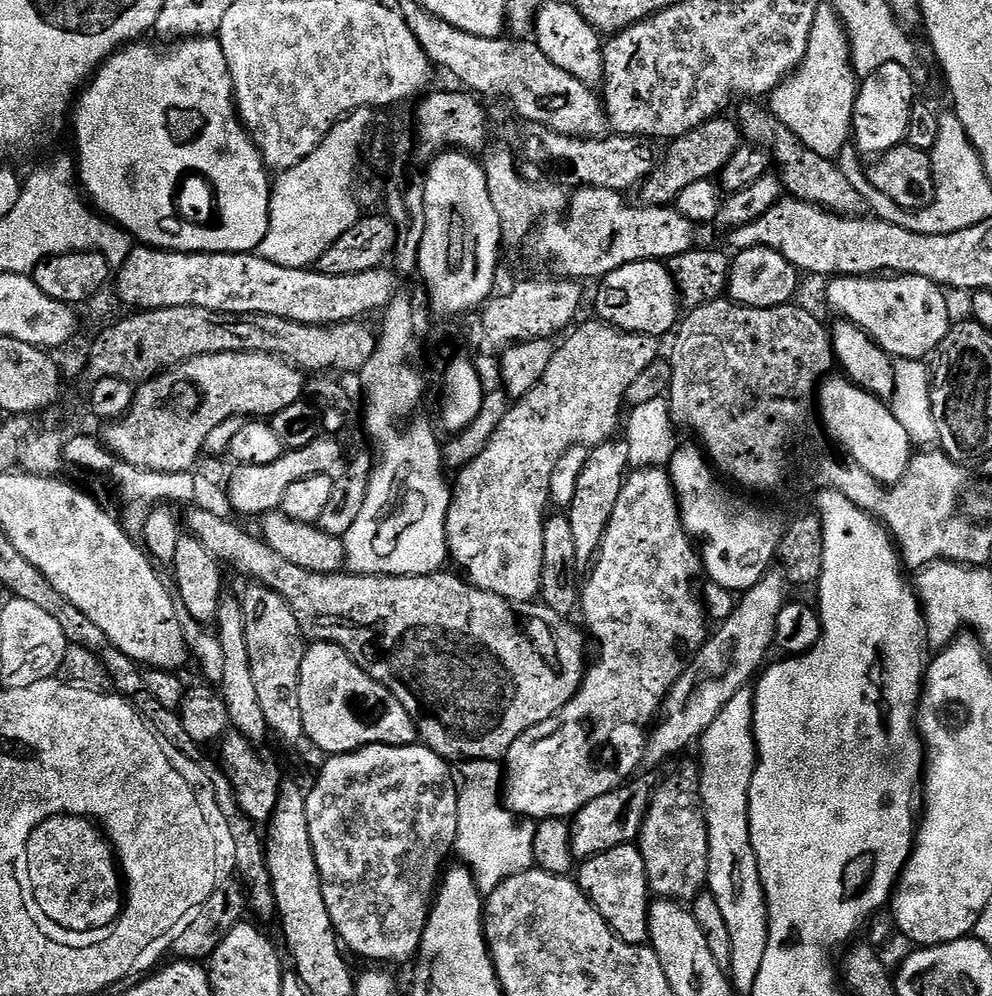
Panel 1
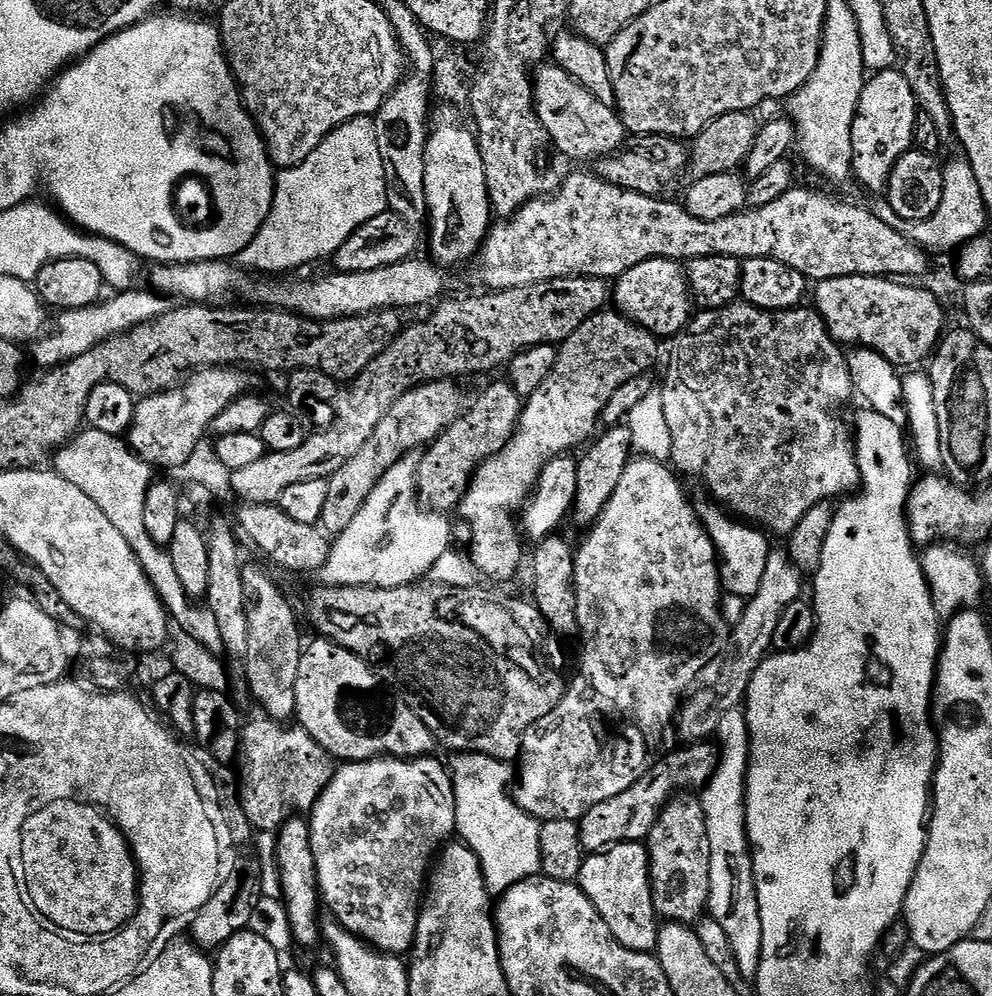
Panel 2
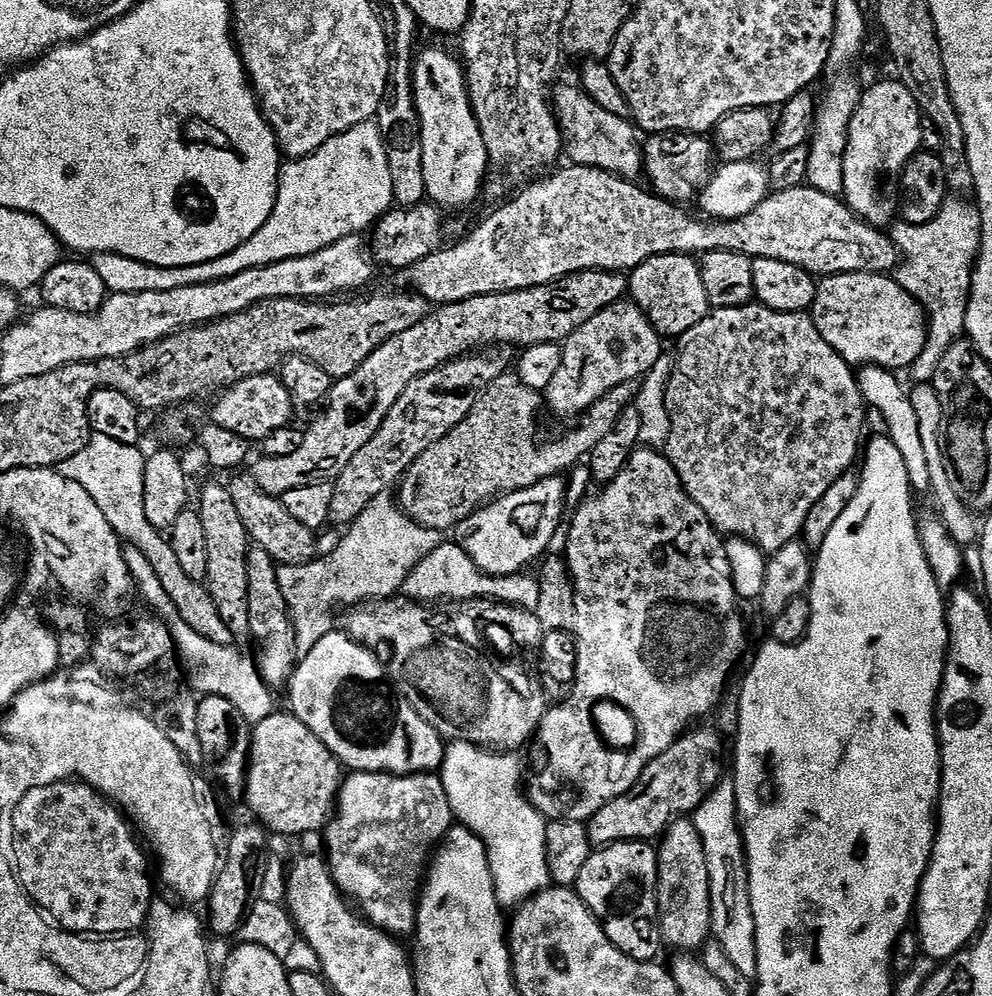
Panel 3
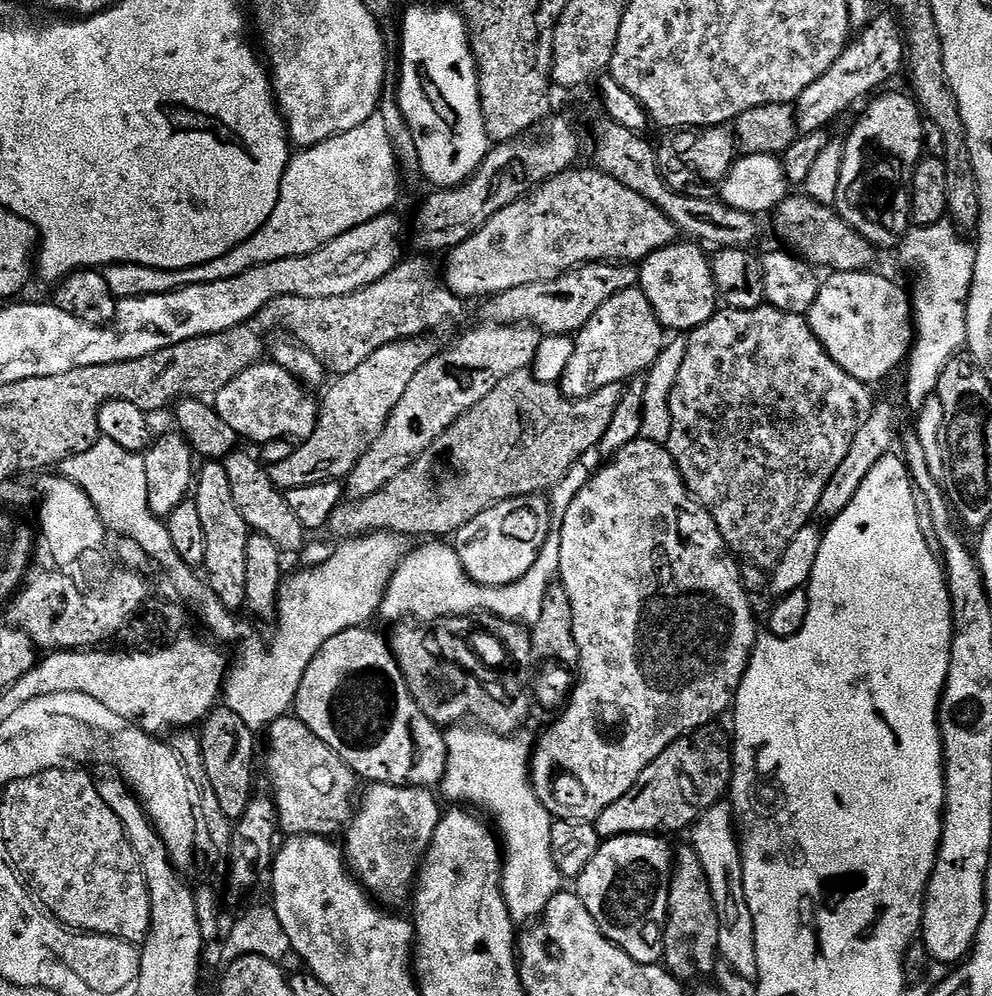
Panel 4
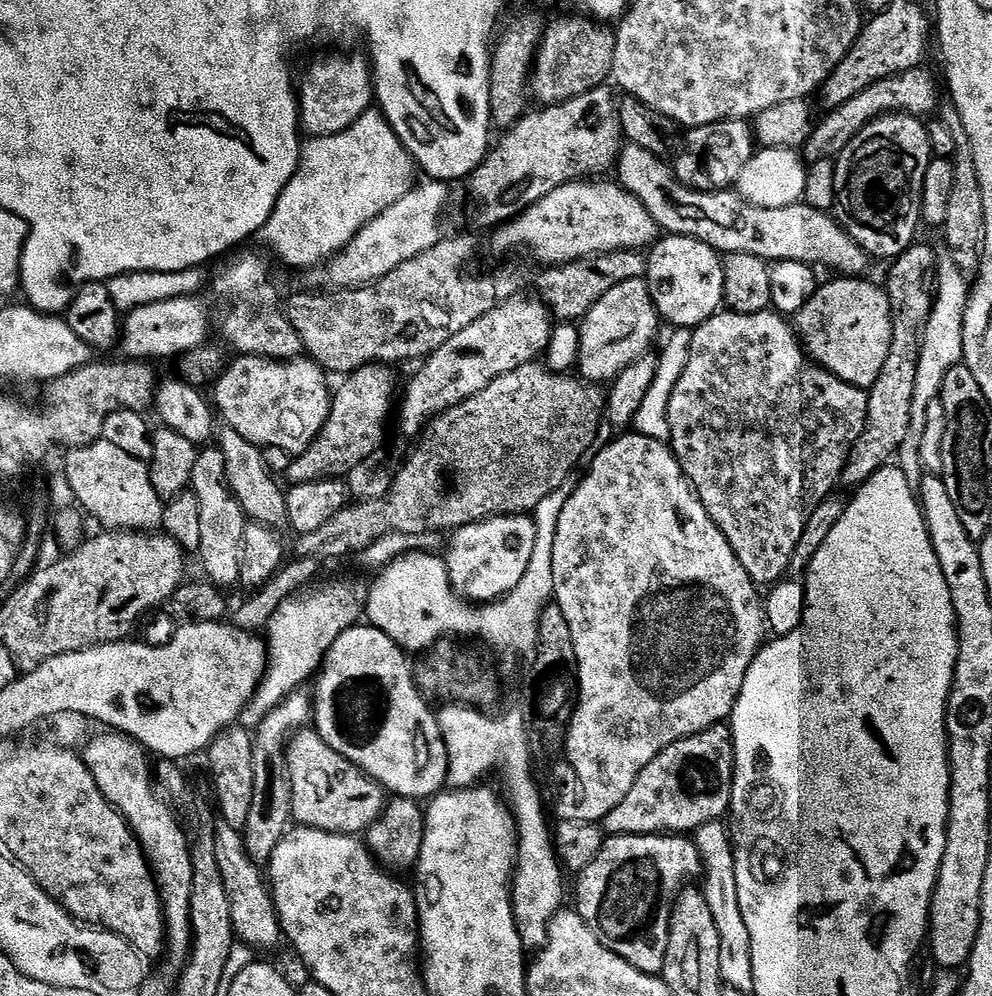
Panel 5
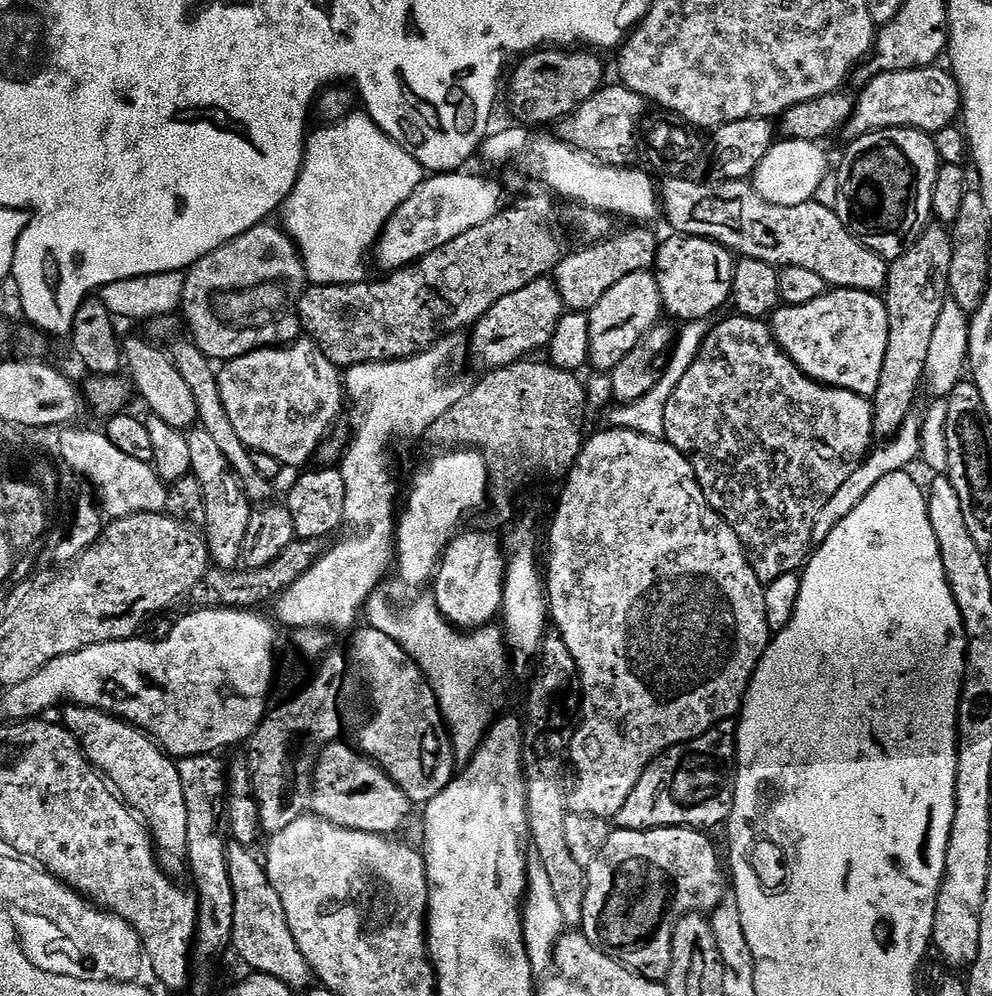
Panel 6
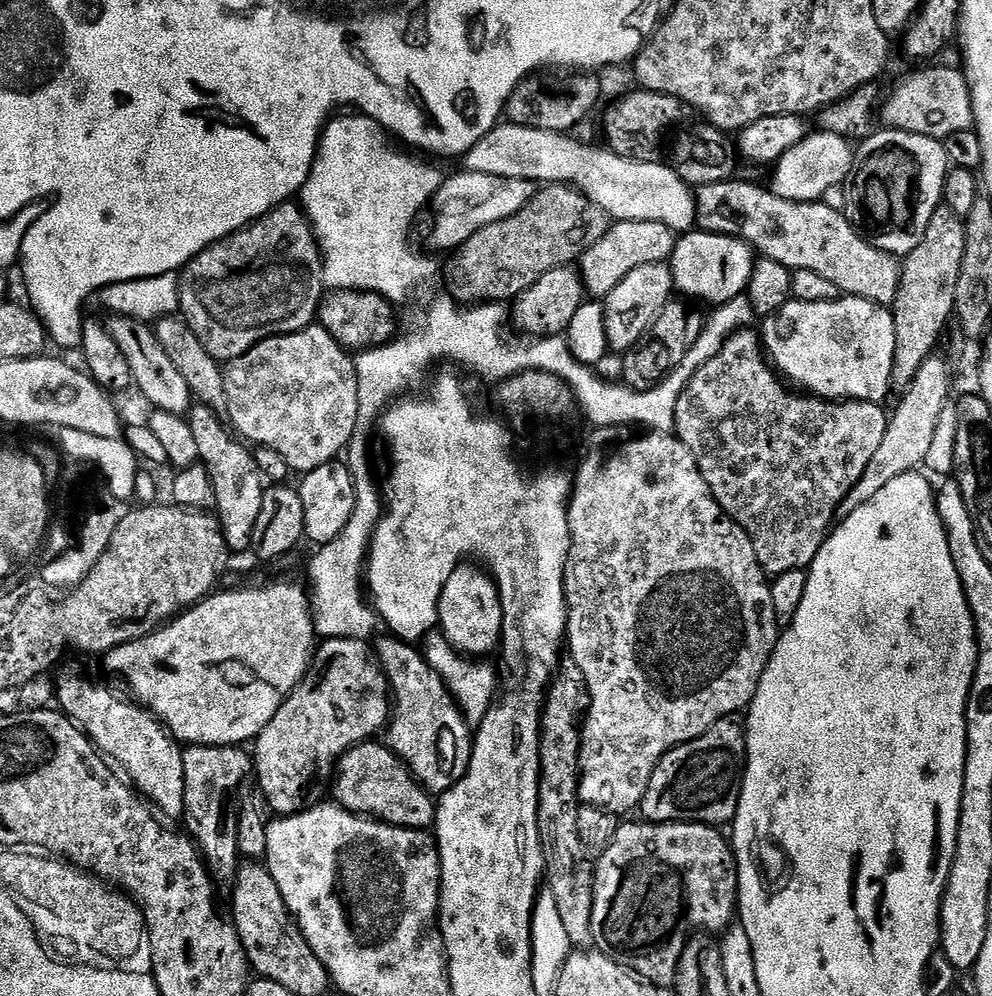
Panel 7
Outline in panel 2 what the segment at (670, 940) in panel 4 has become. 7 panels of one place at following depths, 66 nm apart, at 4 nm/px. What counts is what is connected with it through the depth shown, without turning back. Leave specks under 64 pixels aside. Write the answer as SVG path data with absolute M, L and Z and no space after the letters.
M699 795L673 796L650 830L646 847L657 917L674 924L695 925L705 915L710 898L710 842Z

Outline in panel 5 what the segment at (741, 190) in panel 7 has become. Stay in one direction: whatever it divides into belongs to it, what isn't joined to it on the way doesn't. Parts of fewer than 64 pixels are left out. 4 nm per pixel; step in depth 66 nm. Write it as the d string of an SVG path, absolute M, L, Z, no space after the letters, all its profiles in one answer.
M625 143L620 158L614 165L620 187L636 196L646 206L657 229L674 236L698 238L721 254L741 252L754 254L769 262L801 260L804 264L837 268L844 278L860 278L870 263L870 257L858 242L848 236L835 215L814 209L805 202L784 209L760 209L748 204L736 190L699 192L690 190L676 181L671 167L650 150Z

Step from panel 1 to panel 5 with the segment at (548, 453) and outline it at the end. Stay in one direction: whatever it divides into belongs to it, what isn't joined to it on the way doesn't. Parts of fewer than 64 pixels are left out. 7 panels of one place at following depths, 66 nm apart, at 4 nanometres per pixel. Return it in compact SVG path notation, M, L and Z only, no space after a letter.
M647 279L631 280L622 282L622 286L614 286L606 298L599 300L587 312L579 325L579 375L588 382L615 380L622 370L626 370L626 366L630 366L630 362L638 362L638 358L650 351L659 328L662 328L662 321L650 298Z

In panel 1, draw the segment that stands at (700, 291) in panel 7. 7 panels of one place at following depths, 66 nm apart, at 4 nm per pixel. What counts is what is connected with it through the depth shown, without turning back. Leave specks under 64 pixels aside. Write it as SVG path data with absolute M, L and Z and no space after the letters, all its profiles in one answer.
M658 260L630 262L626 266L603 276L599 284L600 289L596 292L595 315L605 324L612 324L616 328L621 328L623 332L637 332L643 336L664 338L668 331L671 333L677 327L678 321L681 319L680 295L676 292L676 283L668 270L667 263Z

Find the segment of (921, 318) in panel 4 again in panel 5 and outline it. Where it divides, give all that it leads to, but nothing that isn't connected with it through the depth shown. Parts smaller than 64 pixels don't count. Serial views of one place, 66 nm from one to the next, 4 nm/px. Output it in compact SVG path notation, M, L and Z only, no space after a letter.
M951 258L941 259L936 269L936 300L932 304L926 330L922 334L918 354L918 375L914 381L914 402L912 403L912 425L908 431L913 441L918 442L922 438L930 402L940 398L942 382L946 382L946 374L950 374L950 370L961 364L964 359L962 330L969 295L969 277L960 271L959 266Z

